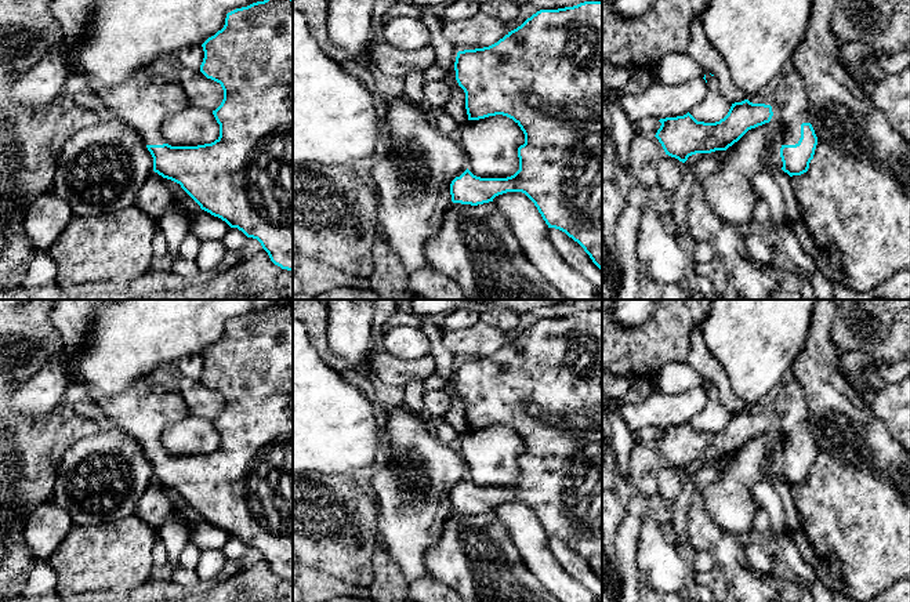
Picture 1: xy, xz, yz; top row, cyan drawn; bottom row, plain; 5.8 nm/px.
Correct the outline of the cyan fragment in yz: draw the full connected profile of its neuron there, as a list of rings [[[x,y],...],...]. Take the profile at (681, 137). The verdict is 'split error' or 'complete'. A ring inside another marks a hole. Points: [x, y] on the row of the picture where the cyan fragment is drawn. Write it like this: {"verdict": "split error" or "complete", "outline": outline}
{"verdict": "complete", "outline": [[[748,99],[732,104],[728,115],[715,123],[697,122],[689,112],[684,116],[660,119],[656,138],[666,155],[685,163],[696,153],[726,150],[748,130],[769,123],[772,106]]]}

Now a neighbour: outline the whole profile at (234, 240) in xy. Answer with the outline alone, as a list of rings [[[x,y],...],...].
[[[229,228],[222,239],[222,243],[228,251],[240,251],[249,237],[238,228]]]

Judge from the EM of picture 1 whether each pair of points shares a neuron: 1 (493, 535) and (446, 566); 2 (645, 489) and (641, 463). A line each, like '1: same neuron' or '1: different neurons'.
1: same neuron
2: same neuron

